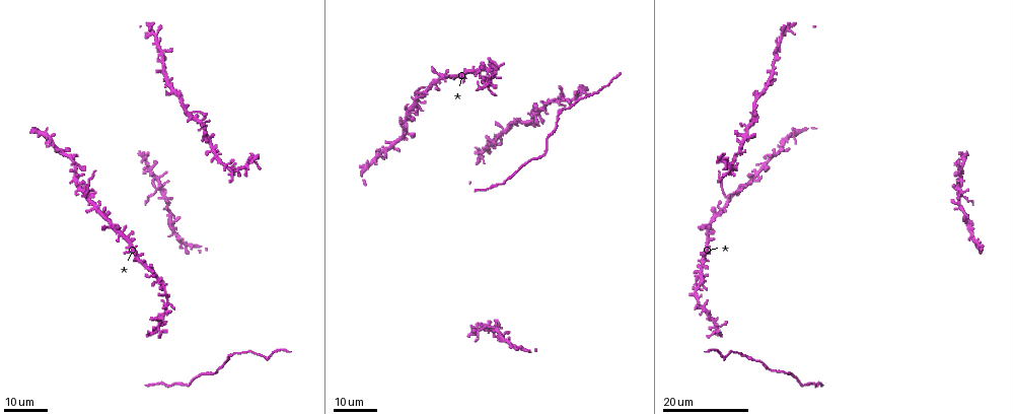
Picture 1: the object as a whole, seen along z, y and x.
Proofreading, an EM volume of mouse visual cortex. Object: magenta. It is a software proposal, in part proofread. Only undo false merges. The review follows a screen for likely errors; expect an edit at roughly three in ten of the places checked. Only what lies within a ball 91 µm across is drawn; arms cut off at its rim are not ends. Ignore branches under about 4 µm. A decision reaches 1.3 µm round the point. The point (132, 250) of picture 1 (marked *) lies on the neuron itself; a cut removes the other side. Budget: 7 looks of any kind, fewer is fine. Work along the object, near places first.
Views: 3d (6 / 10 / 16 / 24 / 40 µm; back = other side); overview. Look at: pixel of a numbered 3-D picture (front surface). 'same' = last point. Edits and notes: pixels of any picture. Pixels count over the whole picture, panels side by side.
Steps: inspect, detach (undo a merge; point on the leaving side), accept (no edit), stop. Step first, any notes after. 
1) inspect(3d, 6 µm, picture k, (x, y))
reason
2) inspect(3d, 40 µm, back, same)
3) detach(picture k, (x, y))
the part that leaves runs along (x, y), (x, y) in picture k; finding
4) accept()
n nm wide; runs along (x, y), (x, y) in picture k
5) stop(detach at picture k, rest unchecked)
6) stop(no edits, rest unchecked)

inspect(3d, 24 µm, picture 1, (417, 98))
looks like a crossing

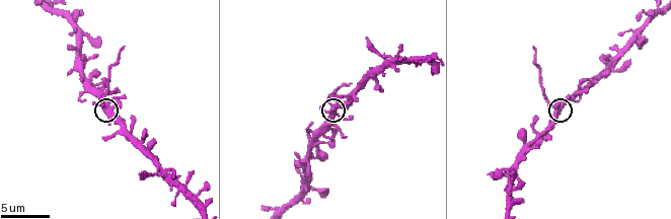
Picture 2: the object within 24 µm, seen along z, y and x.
inspect(3d, 6 µm, picture 2, (105, 107))

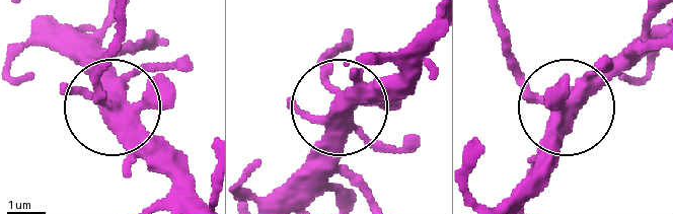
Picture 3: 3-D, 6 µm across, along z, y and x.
inspect(3d, 6 µm, back, picture 3, (336, 101))
from behind

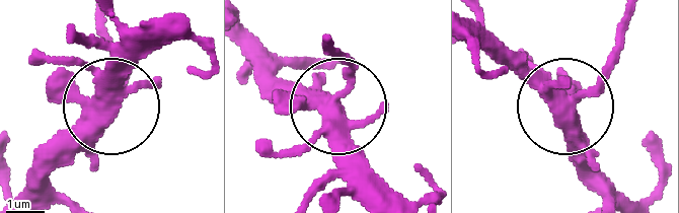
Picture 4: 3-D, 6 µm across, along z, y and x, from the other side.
detach(picture 4, (348, 54))
side arm 8 µm; the part that leaves runs along (335, 96), (346, 61), (329, 45) in picture 4; two neurons meet here

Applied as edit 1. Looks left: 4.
inspect(3d, 24 µm, picture 1, (159, 188))
small branch off a trunk

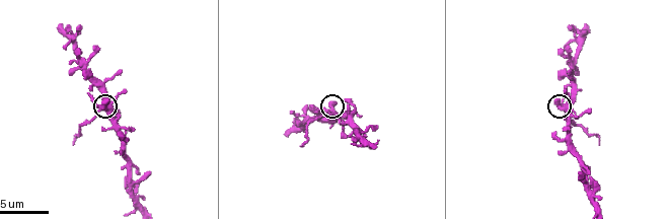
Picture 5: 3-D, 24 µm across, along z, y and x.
inspect(3d, 10 µm, picture 5, (108, 108))

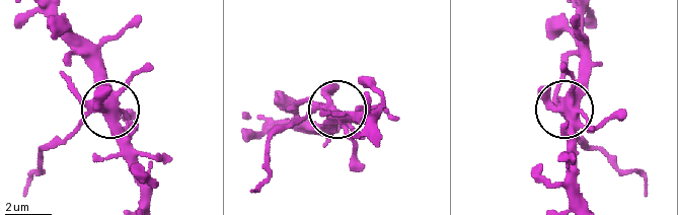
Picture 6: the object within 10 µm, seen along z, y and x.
detach(picture 6, (71, 77))
side arm 7 µm; 5 arms; two neurons meet here

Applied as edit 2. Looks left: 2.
stop(detach at picture 4, detach at picture 6, rest unchecked)

